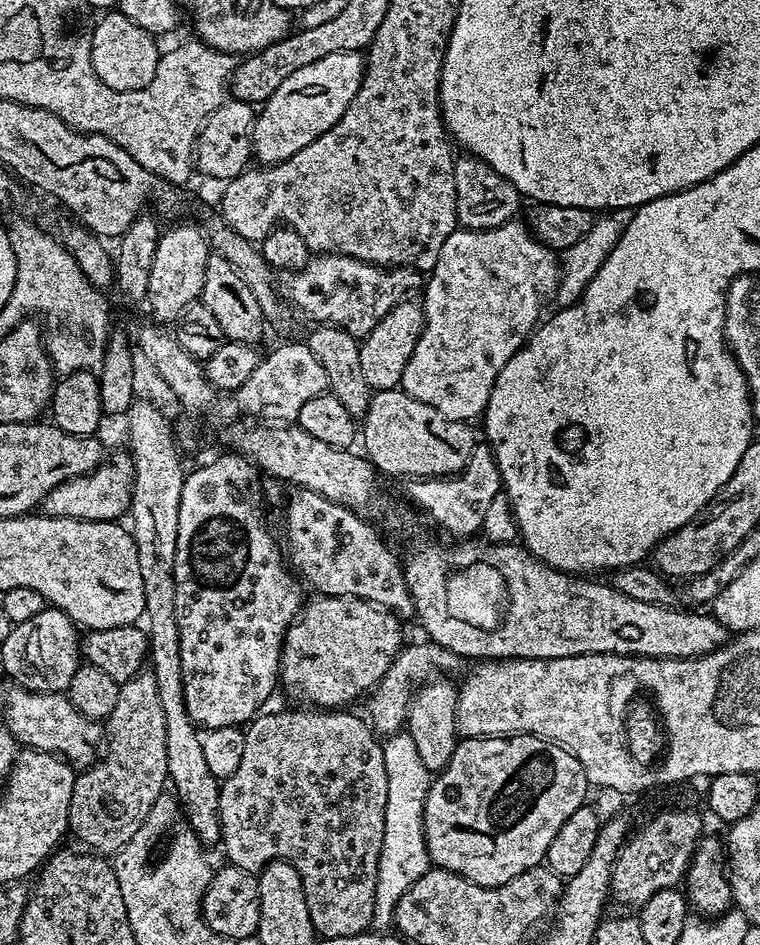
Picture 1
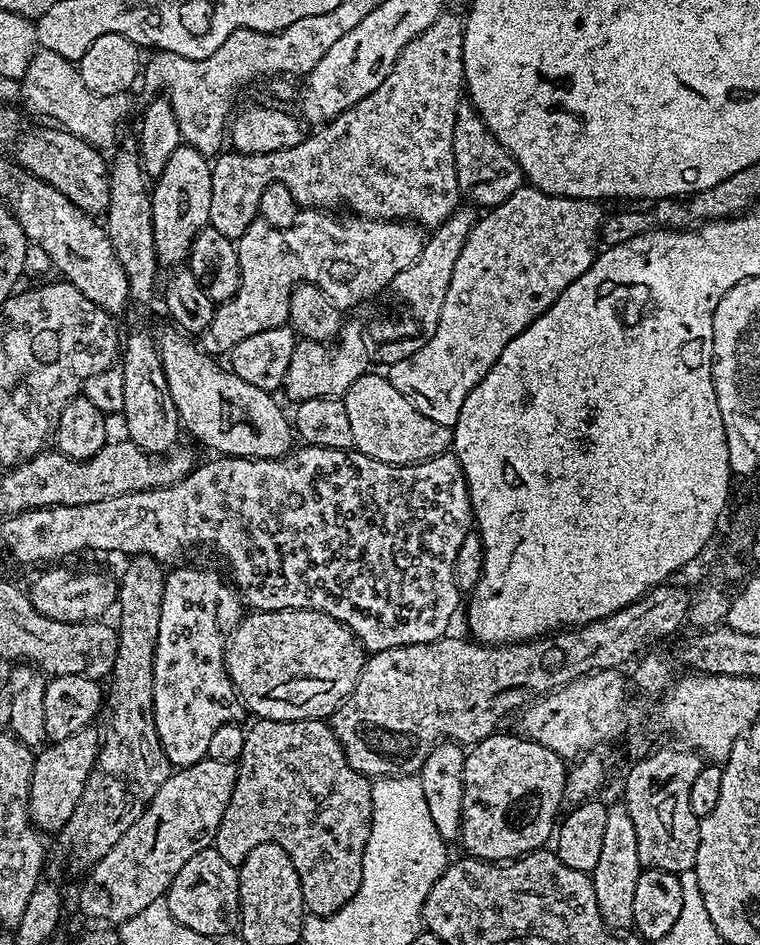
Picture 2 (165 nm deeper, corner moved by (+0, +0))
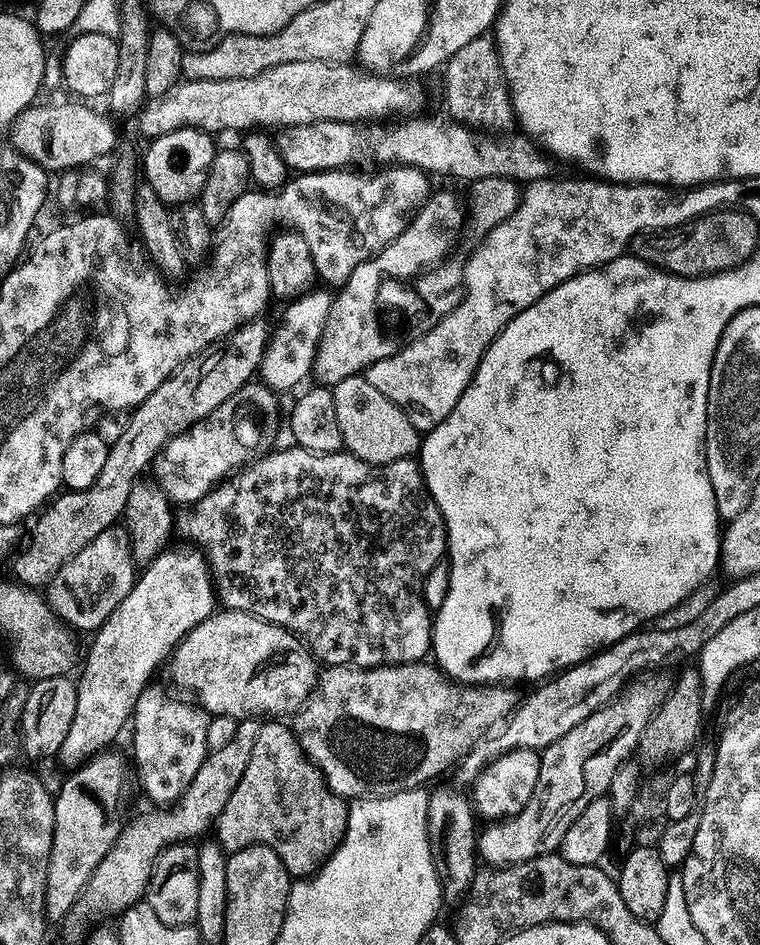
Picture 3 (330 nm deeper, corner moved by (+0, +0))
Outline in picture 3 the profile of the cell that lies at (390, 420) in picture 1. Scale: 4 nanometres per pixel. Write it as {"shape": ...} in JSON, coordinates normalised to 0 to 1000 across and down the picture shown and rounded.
{"shape":[[[478,397],[462,398],[450,404],[445,404],[437,411],[437,420],[439,421],[439,434],[445,437],[445,455],[450,455],[453,465],[453,474],[462,478],[464,483],[479,487],[484,491],[512,491],[520,487],[534,487],[546,484],[553,477],[555,469],[555,458],[542,450],[539,442],[508,417],[499,413],[492,413],[487,404]]]}

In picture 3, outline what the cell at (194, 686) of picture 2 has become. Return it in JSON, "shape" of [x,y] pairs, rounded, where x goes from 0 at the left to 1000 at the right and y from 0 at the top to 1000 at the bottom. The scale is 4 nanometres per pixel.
{"shape":[[[196,726],[187,730],[179,750],[174,752],[171,776],[174,775],[174,796],[179,799],[179,817],[184,820],[184,830],[189,833],[191,840],[201,847],[201,852],[221,853],[236,847],[250,828],[255,828],[255,819],[261,819],[268,801],[275,797],[271,772],[276,758],[257,744],[246,745],[245,742],[205,727]]]}

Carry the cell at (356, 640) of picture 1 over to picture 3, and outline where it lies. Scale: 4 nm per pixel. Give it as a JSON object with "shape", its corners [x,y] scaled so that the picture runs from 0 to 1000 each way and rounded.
{"shape":[[[304,646],[280,647],[264,660],[255,662],[253,669],[246,669],[232,683],[224,695],[225,703],[228,717],[253,728],[262,748],[268,750],[274,741],[284,741],[284,752],[278,757],[307,758],[312,764],[328,760],[374,760],[378,753],[388,754],[404,745],[418,719],[418,699],[411,687],[388,669],[326,648]]]}

